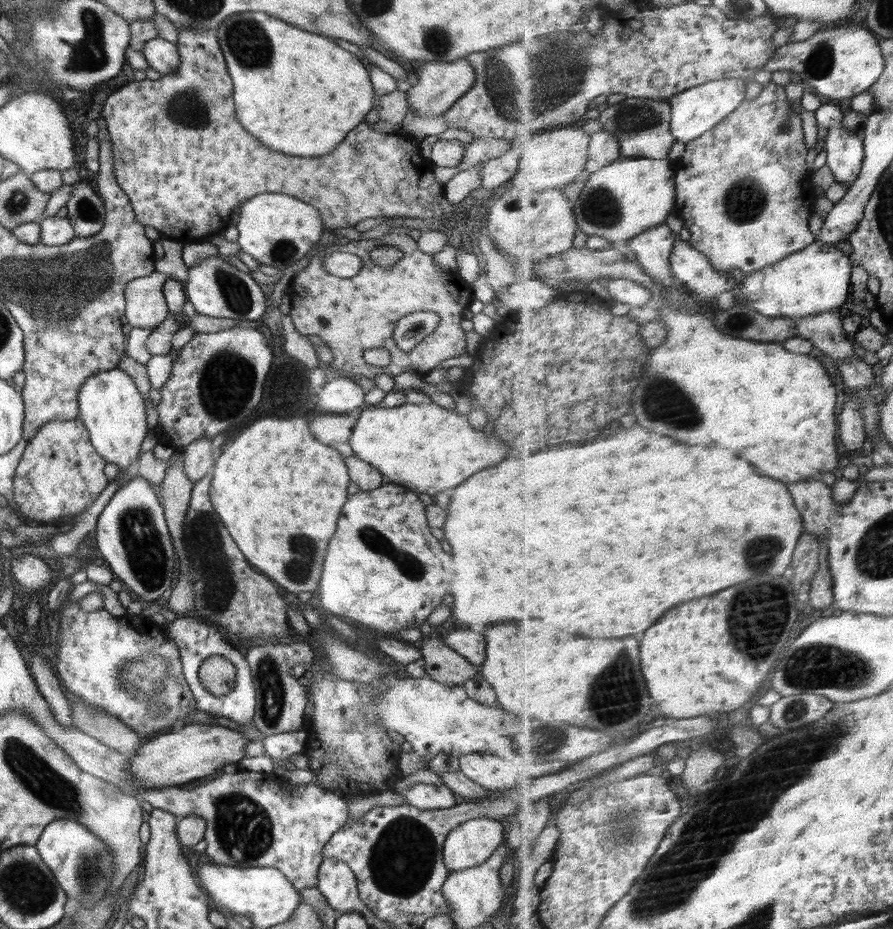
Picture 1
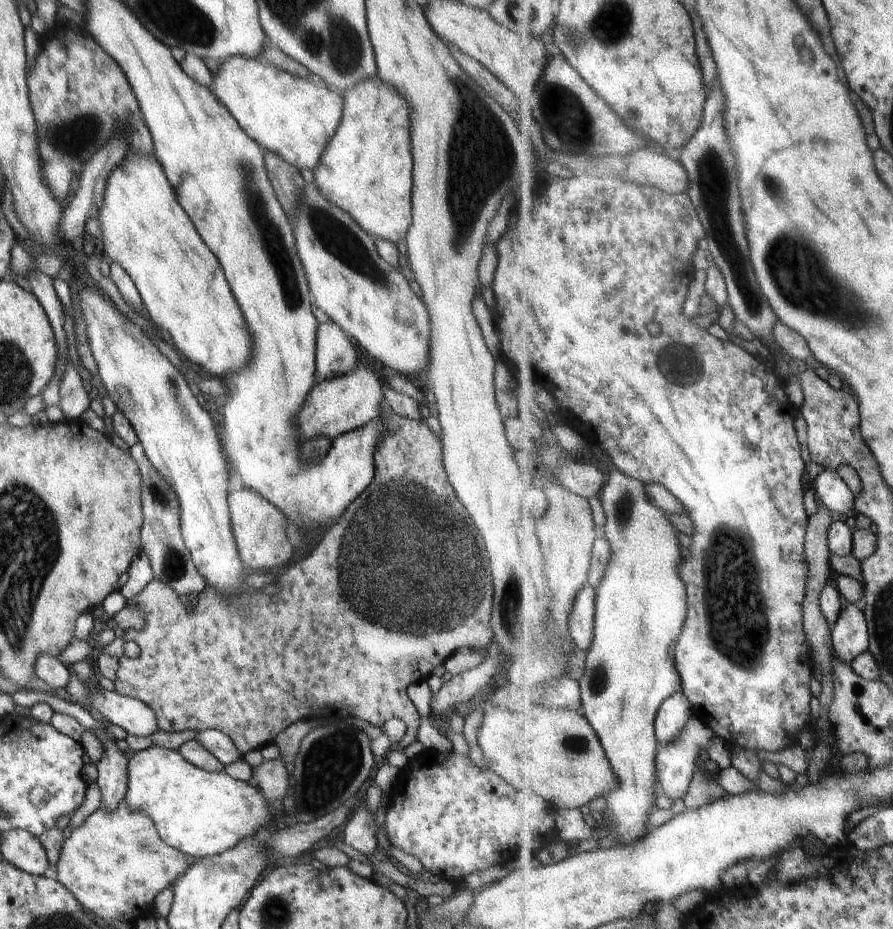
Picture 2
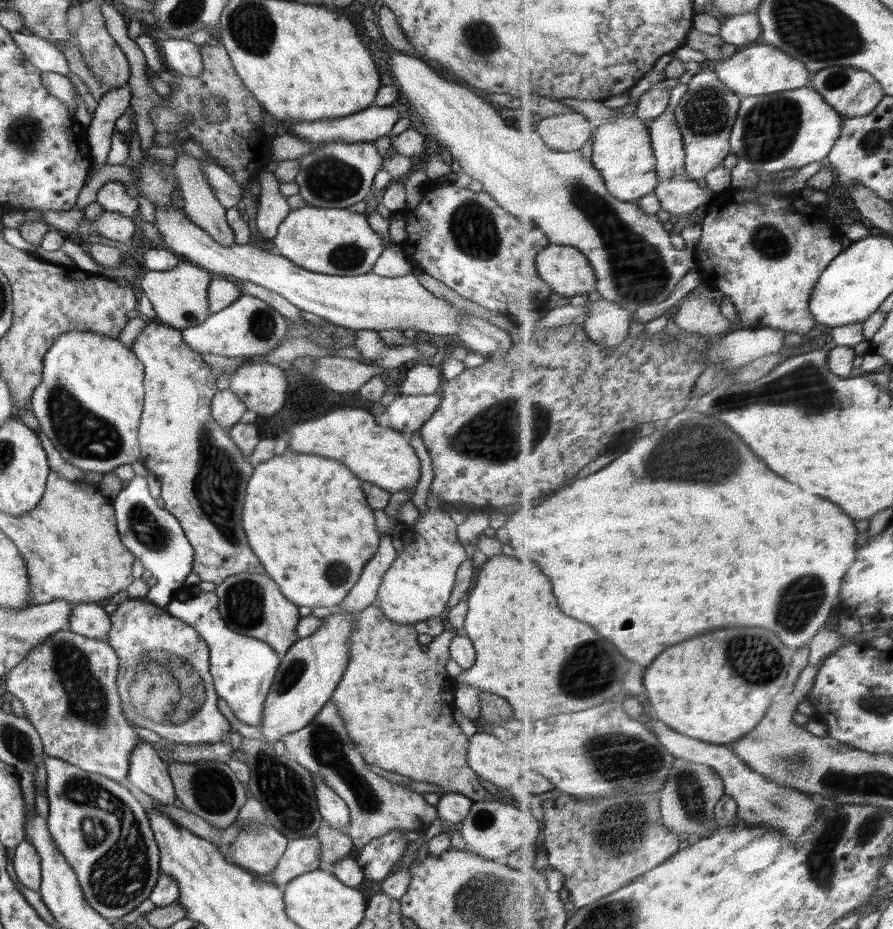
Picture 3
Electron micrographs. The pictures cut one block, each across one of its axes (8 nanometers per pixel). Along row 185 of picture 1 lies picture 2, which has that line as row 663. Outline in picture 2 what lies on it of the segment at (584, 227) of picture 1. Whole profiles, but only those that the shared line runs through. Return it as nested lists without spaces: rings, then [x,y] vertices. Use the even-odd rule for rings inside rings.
[[[594,444],[590,446],[593,453],[598,459],[607,462],[610,467],[610,475],[608,477],[608,482],[602,492],[601,502],[606,515],[606,538],[610,540],[612,544],[612,550],[614,550],[614,556],[612,556],[612,562],[608,566],[608,572],[602,580],[602,586],[597,589],[598,596],[596,596],[596,624],[594,624],[594,644],[592,648],[588,648],[586,667],[584,675],[579,680],[582,686],[582,706],[584,706],[584,714],[590,724],[593,724],[594,730],[598,732],[598,736],[601,737],[603,742],[603,748],[606,748],[606,752],[613,763],[614,772],[618,774],[620,778],[620,788],[616,792],[610,792],[605,814],[607,817],[605,824],[608,825],[612,833],[620,834],[623,838],[623,844],[636,844],[640,842],[646,834],[650,831],[650,818],[652,818],[652,812],[658,808],[658,776],[659,773],[656,760],[658,758],[659,741],[657,740],[656,724],[657,716],[662,708],[662,704],[666,702],[671,696],[674,696],[676,692],[684,690],[682,673],[679,671],[677,665],[677,646],[680,642],[680,636],[685,631],[686,621],[689,615],[689,589],[686,586],[684,578],[682,578],[682,572],[680,572],[680,564],[686,556],[687,551],[684,549],[682,544],[678,539],[678,533],[680,530],[674,526],[674,522],[670,520],[670,516],[658,508],[652,500],[650,500],[650,494],[646,492],[646,486],[648,483],[642,482],[628,474],[624,474],[616,464],[614,460],[609,458],[608,452],[602,450],[600,446],[595,446]]]

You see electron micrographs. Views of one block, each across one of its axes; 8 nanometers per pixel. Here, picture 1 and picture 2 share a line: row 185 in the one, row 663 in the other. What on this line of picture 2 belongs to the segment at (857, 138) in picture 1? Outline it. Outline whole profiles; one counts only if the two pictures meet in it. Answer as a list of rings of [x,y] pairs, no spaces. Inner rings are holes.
[[[848,604],[832,631],[836,654],[852,665],[854,660],[870,651],[869,620],[865,611],[856,604]]]

